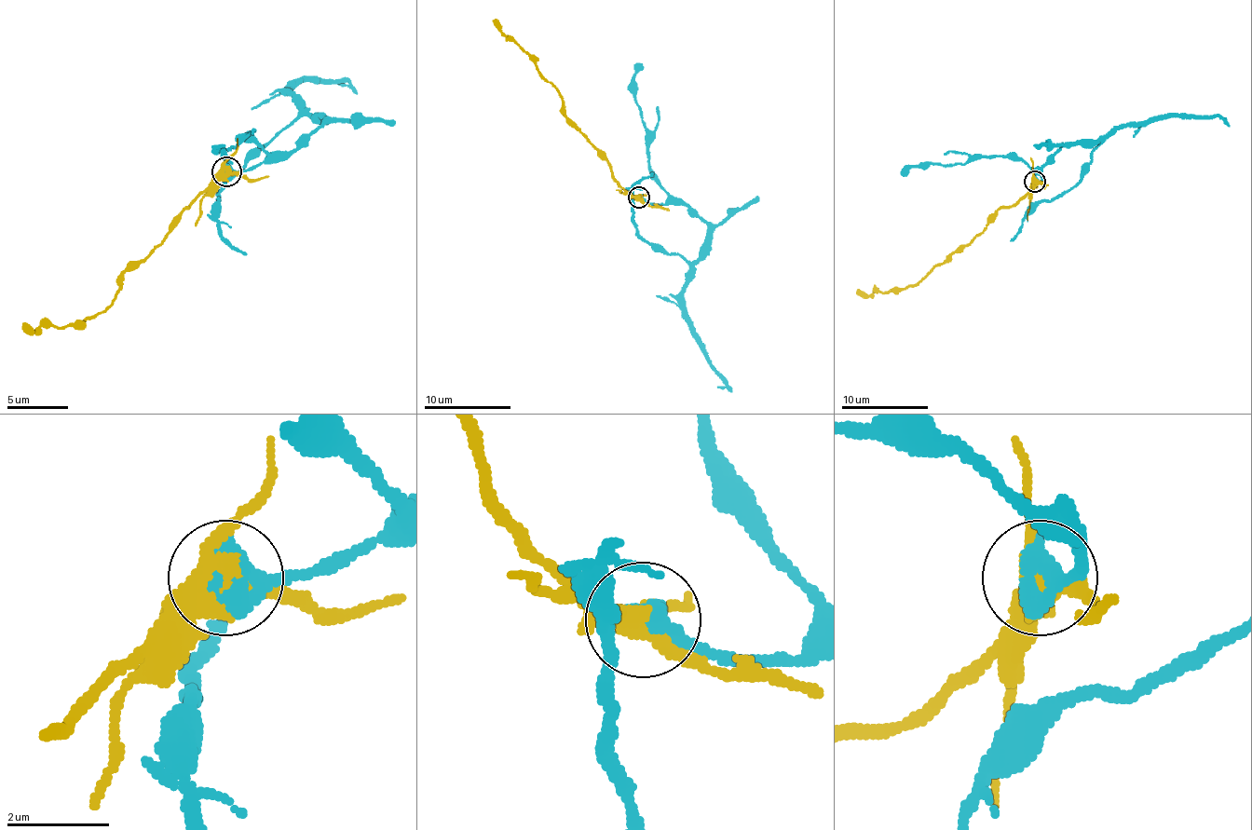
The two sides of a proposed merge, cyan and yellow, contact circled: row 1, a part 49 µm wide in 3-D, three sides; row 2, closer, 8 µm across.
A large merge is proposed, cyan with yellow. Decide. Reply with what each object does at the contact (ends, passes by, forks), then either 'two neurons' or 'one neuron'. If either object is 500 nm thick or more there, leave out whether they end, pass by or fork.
two neurons

